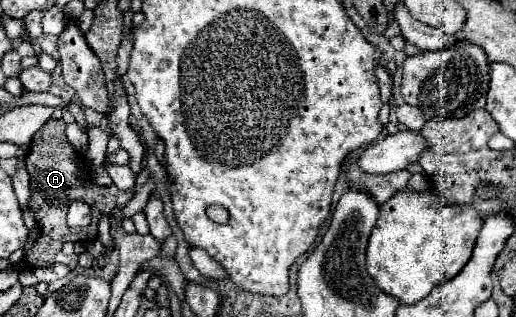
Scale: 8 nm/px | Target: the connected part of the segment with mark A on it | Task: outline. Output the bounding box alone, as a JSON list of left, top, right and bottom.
[23,120,133,268]

